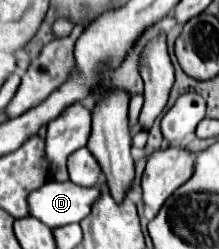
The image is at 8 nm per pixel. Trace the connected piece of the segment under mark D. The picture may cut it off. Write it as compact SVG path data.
M49 180L45 186L29 194L29 214L49 228L81 222L89 216L93 204L101 196L99 188L81 188L73 182Z

